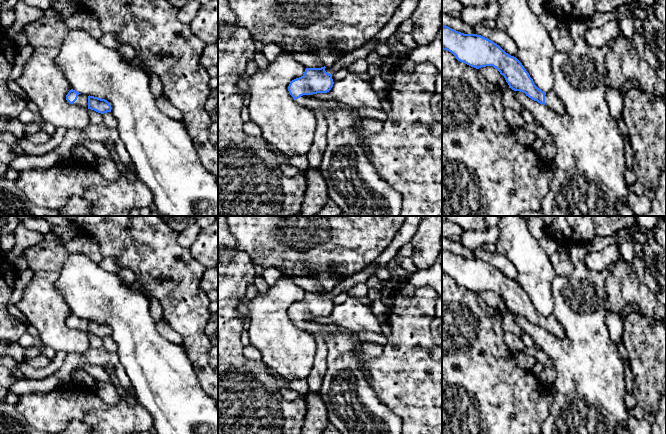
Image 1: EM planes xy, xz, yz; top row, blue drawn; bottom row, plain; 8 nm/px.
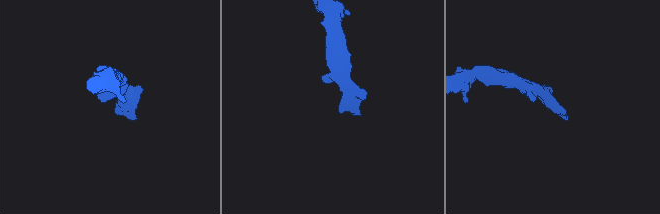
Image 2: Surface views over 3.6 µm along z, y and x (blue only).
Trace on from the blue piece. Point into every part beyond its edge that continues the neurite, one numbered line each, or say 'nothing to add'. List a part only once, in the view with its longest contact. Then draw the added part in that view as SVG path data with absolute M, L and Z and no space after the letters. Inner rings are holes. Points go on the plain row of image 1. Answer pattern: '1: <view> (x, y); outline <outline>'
1: xz (353, 406); outline M303 319L295 326L314 337L321 335L327 347L327 371L319 395L324 401L329 422L341 434L402 434L402 418L394 414L377 396L363 370L358 348L365 342L354 336L354 332L335 325L323 325Z

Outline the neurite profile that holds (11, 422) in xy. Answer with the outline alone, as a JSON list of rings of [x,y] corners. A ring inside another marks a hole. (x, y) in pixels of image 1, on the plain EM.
[[[0,403],[0,434],[56,434],[39,431],[31,426],[14,405]]]

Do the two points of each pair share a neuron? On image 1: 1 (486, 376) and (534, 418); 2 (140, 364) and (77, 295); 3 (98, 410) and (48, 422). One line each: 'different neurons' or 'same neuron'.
1: same neuron
2: same neuron
3: same neuron

